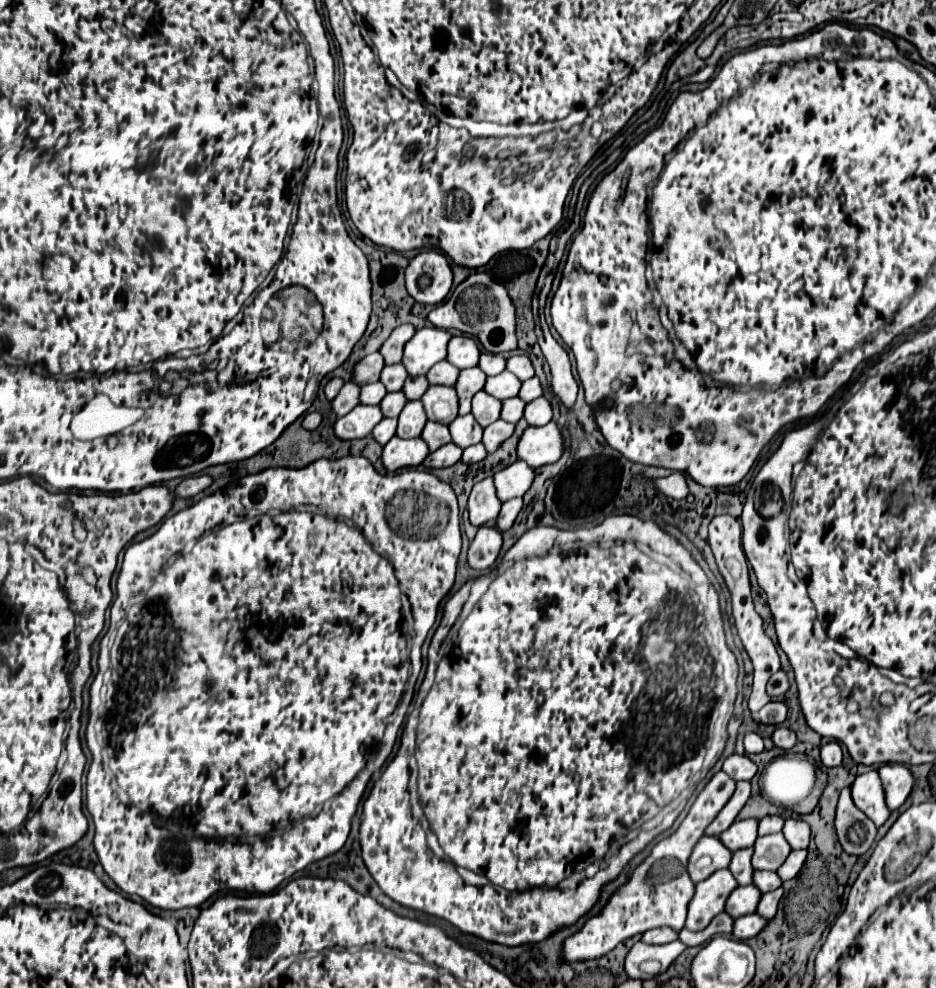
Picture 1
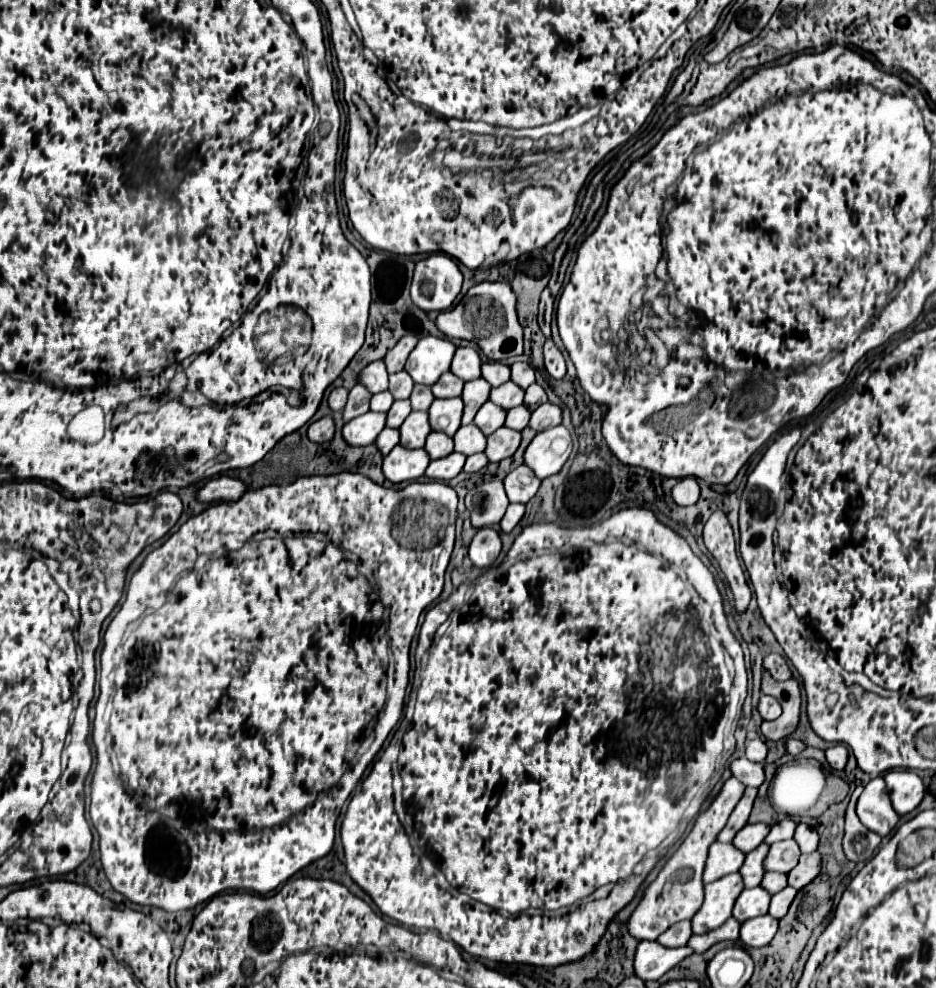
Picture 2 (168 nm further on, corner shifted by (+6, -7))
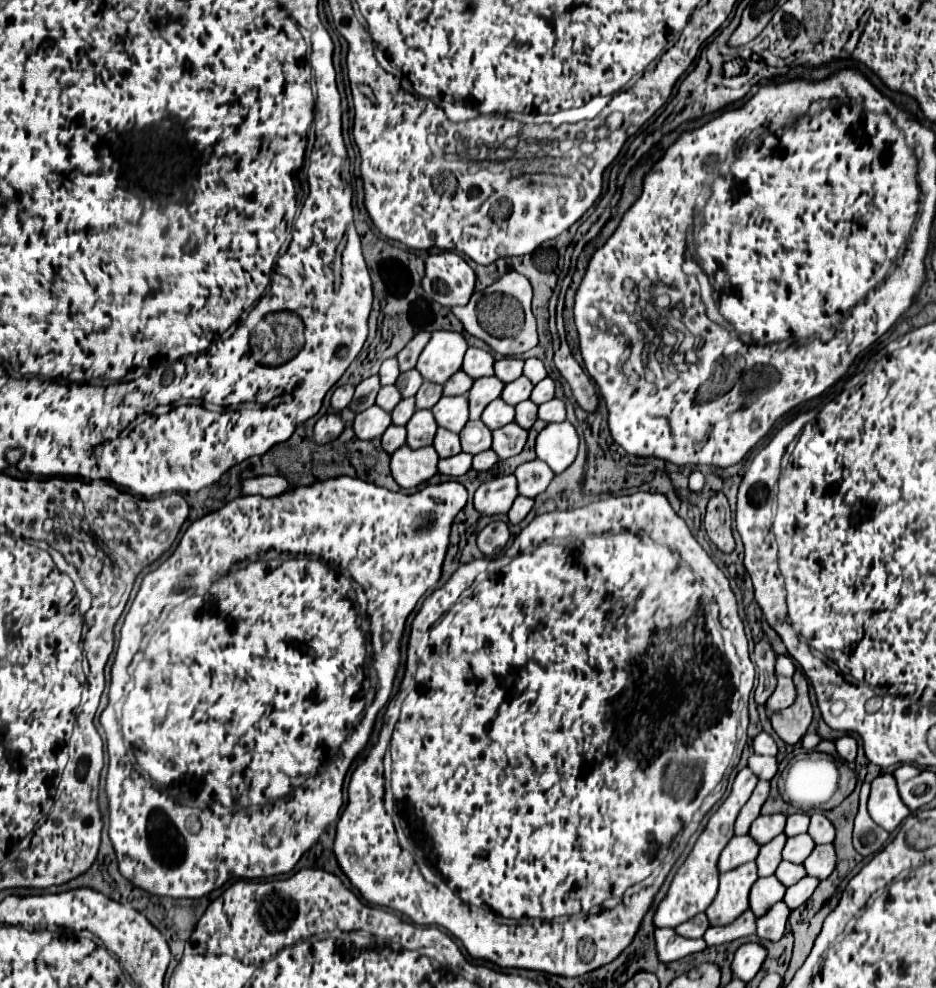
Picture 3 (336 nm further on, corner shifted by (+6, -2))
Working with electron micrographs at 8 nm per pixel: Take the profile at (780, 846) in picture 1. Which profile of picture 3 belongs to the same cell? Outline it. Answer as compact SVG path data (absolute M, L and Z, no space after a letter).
M808 834L792 836L786 840L786 846L782 848L782 860L802 864L806 860L806 856L812 852L812 848L814 848L814 842Z

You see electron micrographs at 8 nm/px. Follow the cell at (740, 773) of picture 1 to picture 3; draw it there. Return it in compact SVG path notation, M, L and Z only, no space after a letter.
M752 754L748 758L748 768L754 770L754 774L758 774L758 780L772 780L772 776L778 770L778 762L776 762L774 756Z

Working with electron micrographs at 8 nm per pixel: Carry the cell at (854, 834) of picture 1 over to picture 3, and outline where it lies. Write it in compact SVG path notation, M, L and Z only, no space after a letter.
M862 792L860 808L858 808L858 814L854 820L854 834L852 834L854 848L860 856L872 856L872 854L880 852L890 838L890 834L884 828L880 828L878 824L874 824L874 820L868 816L866 798L868 798L868 794Z

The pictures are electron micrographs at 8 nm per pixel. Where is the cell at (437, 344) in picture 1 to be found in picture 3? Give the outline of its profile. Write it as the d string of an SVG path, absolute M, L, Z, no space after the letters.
M436 330L422 350L416 370L422 374L424 380L444 384L456 370L460 370L466 348L468 344L462 334Z

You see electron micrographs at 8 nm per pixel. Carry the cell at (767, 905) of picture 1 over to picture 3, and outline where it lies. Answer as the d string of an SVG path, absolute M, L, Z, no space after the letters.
M810 876L802 878L802 882L796 882L794 886L790 886L786 890L786 894L784 894L782 900L786 902L786 906L792 906L792 910L794 910L794 908L798 908L800 904L804 904L812 896L812 892L816 890L818 882L820 882L818 878L810 878Z

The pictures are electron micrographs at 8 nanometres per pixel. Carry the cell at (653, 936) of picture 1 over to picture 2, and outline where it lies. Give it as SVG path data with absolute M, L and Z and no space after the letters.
M682 921L682 923L676 923L674 927L670 927L666 933L662 933L658 937L658 941L666 947L682 947L688 943L690 937L692 937L692 925L690 925L690 921Z

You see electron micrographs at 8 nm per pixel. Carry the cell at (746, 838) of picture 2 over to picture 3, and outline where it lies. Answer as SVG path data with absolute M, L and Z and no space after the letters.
M772 814L772 816L758 816L750 826L750 836L762 846L764 842L770 842L774 836L782 834L786 824L784 814Z

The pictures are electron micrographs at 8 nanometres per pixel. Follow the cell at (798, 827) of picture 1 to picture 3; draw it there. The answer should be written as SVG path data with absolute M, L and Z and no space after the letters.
M814 812L810 816L810 826L808 834L814 838L814 844L818 842L832 842L834 840L834 826L822 812Z

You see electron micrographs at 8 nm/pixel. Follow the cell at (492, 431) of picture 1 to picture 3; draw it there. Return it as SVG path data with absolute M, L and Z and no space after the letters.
M510 422L492 432L492 438L494 438L492 450L498 454L500 460L512 458L522 452L522 448L526 444L526 436L528 436L528 430L520 428L516 422Z

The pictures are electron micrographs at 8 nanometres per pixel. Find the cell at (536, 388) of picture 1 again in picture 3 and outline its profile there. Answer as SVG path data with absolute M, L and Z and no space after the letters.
M544 378L542 382L538 382L530 396L534 404L544 404L546 400L552 400L552 398L554 398L554 382L550 378Z

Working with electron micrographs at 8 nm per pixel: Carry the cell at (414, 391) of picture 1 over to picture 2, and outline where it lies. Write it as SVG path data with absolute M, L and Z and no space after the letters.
M416 385L414 391L412 391L412 397L410 397L412 409L414 409L414 411L428 411L434 399L436 399L436 397L432 395L432 391L430 391L428 385Z

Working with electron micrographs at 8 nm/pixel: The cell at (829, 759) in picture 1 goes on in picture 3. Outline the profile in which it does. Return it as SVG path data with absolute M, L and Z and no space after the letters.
M842 736L836 740L836 752L844 762L854 762L856 750L858 750L858 744L852 736Z

